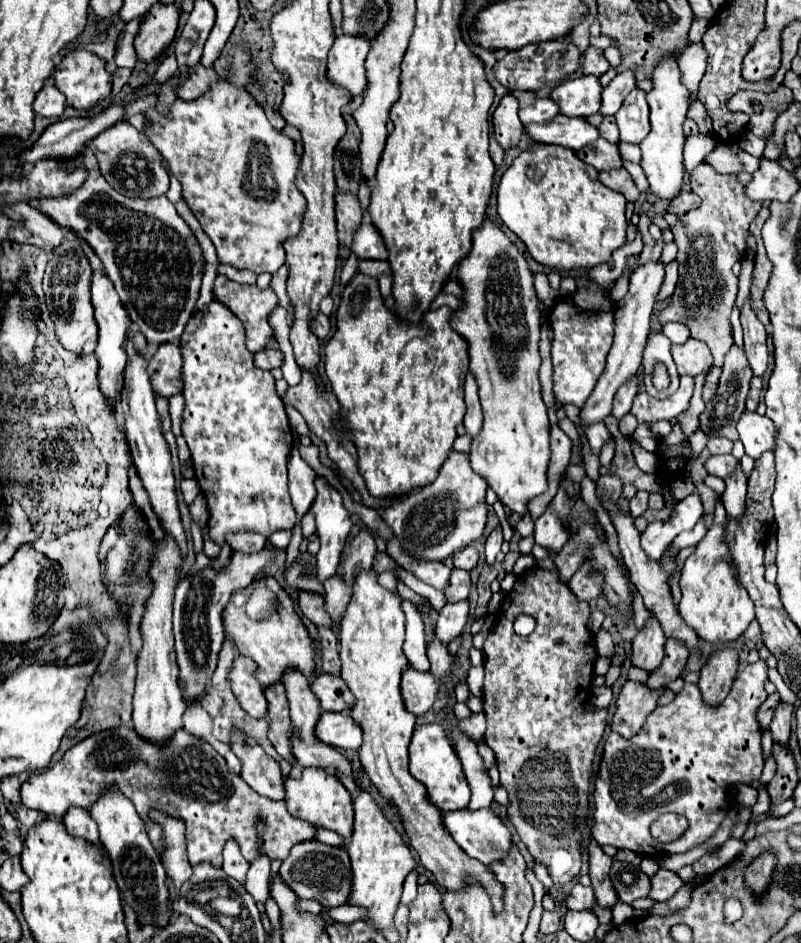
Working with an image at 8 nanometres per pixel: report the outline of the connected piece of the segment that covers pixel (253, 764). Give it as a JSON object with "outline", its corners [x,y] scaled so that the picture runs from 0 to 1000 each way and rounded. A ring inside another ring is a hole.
{"outline":[[[300,772],[287,778],[287,793],[302,808],[302,827],[325,844],[352,848],[357,844],[350,810],[327,797],[327,791]]]}

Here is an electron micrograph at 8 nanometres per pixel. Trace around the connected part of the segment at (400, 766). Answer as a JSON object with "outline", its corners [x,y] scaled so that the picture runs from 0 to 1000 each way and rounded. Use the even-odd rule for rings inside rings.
{"outline":[[[467,602],[447,607],[447,611],[442,613],[437,641],[432,643],[429,653],[424,657],[422,691],[427,700],[427,719],[444,738],[439,759],[454,776],[454,789],[449,791],[449,808],[454,812],[454,819],[472,834],[474,842],[479,846],[487,846],[489,853],[497,855],[507,884],[512,887],[512,895],[524,906],[524,914],[529,916],[529,920],[542,927],[544,935],[557,944],[567,946],[579,944],[584,940],[584,931],[602,937],[602,942],[614,954],[617,967],[622,969],[629,965],[632,942],[619,933],[617,925],[612,925],[607,916],[594,910],[587,910],[582,903],[577,903],[577,899],[572,899],[572,895],[552,872],[552,859],[547,859],[537,850],[532,834],[517,827],[509,817],[509,789],[517,776],[519,759],[509,755],[499,732],[502,710],[509,706],[509,700],[502,691],[507,655],[502,647],[502,632],[474,621],[472,611],[474,609]]]}

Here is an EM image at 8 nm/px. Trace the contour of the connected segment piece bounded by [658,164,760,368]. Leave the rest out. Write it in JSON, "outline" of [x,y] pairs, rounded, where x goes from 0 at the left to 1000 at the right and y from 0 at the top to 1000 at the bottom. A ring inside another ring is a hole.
{"outline":[[[874,174],[866,182],[864,182],[864,204],[871,206],[876,210],[874,221],[869,221],[866,225],[859,225],[851,229],[849,238],[844,238],[839,242],[841,246],[841,255],[846,259],[846,278],[849,278],[849,295],[844,301],[844,308],[834,320],[834,324],[821,333],[821,341],[831,344],[831,341],[849,341],[854,346],[859,346],[861,354],[869,361],[876,361],[884,365],[891,384],[894,380],[899,382],[896,390],[904,384],[904,375],[909,373],[909,369],[916,365],[914,358],[914,346],[911,346],[911,333],[916,327],[916,318],[921,312],[921,293],[916,293],[914,282],[919,278],[924,278],[931,269],[931,255],[934,255],[934,240],[936,235],[944,231],[949,216],[941,216],[931,206],[929,206],[929,197],[919,191],[919,187],[914,185],[899,185],[894,182],[889,176],[884,174]]]}

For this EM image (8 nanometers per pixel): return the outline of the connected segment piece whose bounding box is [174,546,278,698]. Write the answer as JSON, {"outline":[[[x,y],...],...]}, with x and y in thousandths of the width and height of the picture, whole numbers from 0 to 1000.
{"outline":[[[332,579],[330,583],[320,587],[295,587],[290,590],[290,596],[285,602],[270,607],[267,602],[255,602],[245,607],[242,611],[235,611],[222,617],[220,621],[220,634],[217,634],[217,677],[220,677],[220,694],[222,694],[222,708],[225,719],[232,723],[232,738],[242,740],[247,738],[255,727],[262,723],[267,710],[272,691],[280,681],[280,664],[277,664],[277,647],[285,641],[287,632],[307,624],[320,611],[342,596],[345,590],[342,579]]]}

